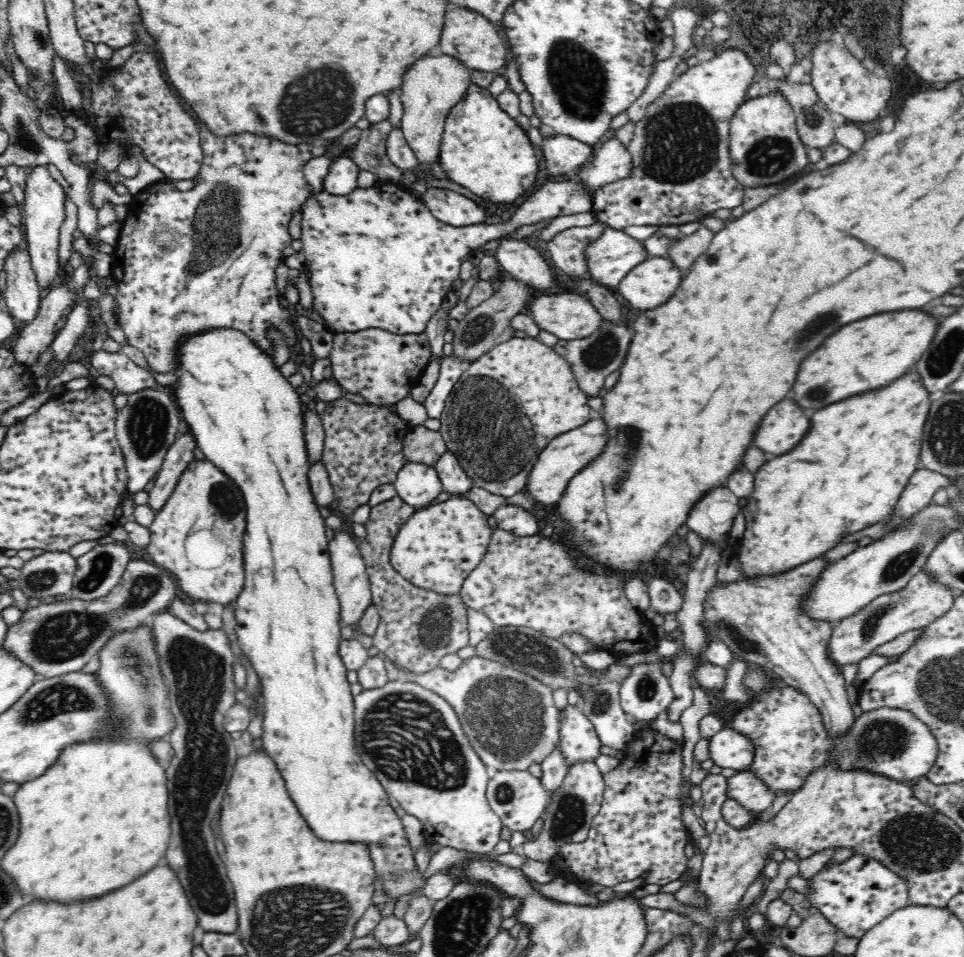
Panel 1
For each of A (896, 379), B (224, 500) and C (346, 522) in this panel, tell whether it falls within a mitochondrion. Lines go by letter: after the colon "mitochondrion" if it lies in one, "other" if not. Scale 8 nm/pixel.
A: other
B: mitochondrion
C: other

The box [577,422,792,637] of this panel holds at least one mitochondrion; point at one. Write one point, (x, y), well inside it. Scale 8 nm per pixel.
(631, 437)

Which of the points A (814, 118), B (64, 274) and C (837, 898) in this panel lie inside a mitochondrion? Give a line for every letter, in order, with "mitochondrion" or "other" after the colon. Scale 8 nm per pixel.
A: mitochondrion
B: other
C: other

